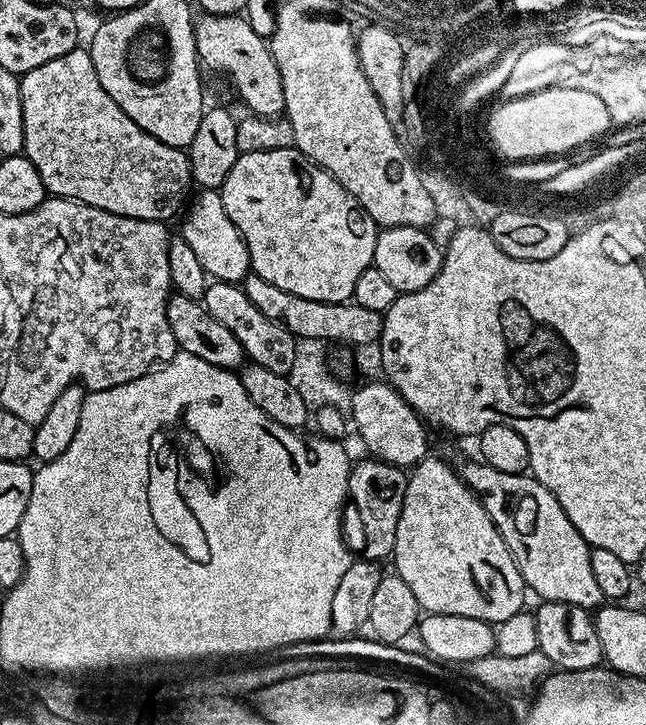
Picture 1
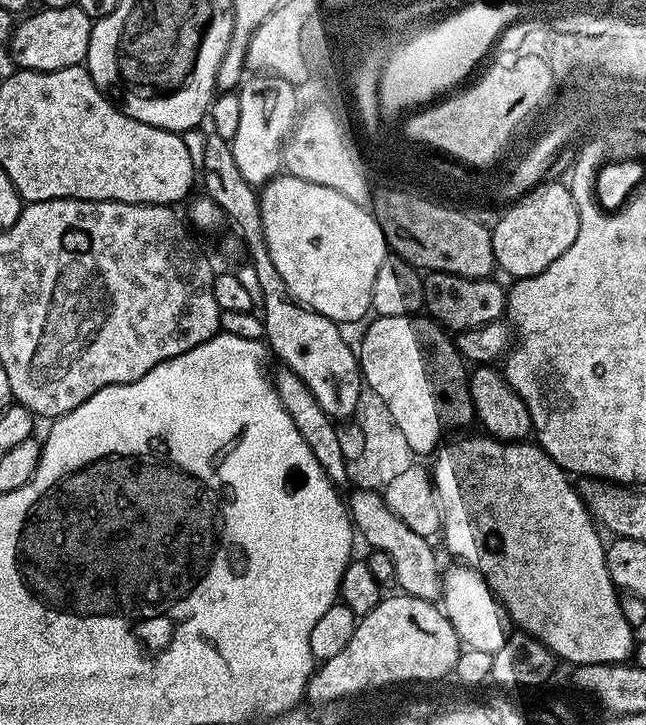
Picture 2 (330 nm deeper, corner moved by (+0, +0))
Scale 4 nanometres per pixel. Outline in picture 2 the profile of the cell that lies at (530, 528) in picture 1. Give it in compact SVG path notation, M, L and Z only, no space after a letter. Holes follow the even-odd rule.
M427 315L376 316L373 321L360 340L360 348L358 344L358 363L363 383L368 390L382 398L391 423L400 428L414 453L435 453L438 445L445 439L444 431L448 424L464 424L468 419L473 419L472 396L468 392L470 372L466 362L456 349L453 337ZM408 400L421 400L428 405L425 408L408 409Z

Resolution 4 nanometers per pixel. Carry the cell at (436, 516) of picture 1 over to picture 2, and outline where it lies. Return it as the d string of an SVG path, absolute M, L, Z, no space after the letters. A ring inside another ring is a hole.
M456 566L452 573L442 580L442 611L448 617L458 634L461 645L482 650L483 652L498 652L503 644L508 643L510 617L501 601L498 599L488 581L467 566Z

